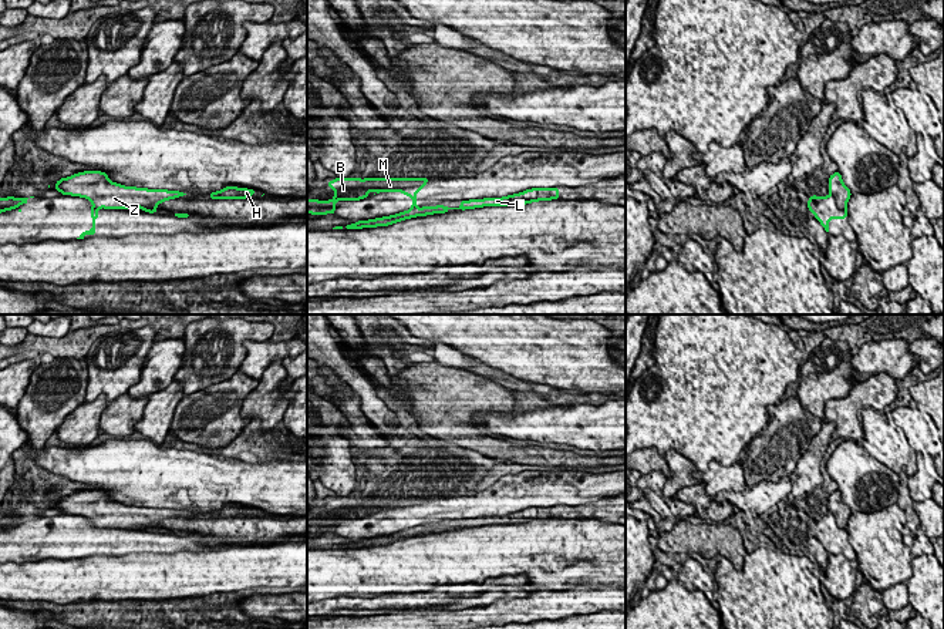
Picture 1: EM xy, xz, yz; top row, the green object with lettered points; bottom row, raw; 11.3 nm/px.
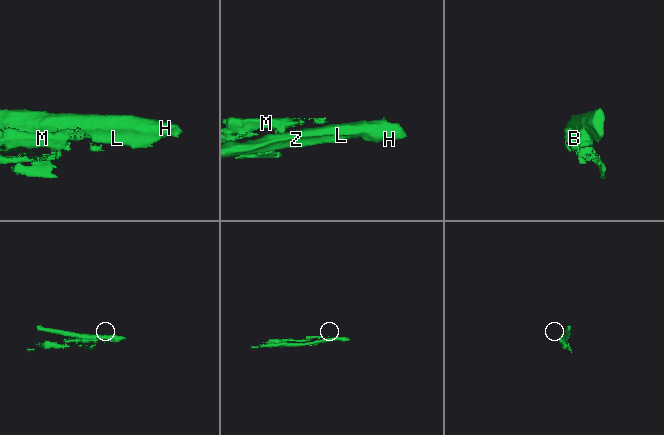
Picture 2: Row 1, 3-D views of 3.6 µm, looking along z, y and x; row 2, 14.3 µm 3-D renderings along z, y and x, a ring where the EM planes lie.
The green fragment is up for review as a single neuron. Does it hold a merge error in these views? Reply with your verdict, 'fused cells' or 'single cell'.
fused cells

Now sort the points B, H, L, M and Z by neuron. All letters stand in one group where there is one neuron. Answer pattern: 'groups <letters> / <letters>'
groups B M / H L Z

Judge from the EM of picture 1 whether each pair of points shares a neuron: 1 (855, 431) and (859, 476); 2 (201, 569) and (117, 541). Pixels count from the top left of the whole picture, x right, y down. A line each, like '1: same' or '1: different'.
1: different
2: different

